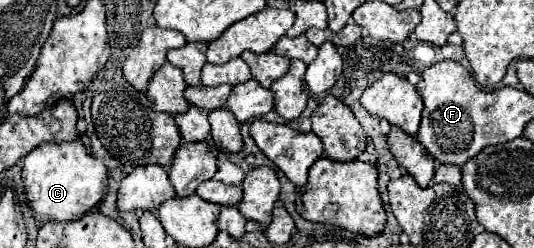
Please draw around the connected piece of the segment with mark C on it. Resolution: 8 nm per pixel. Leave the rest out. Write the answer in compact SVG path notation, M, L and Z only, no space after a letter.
M80 139L60 145L40 145L22 161L22 183L26 199L38 223L74 221L94 209L106 193L108 171L102 161L92 157Z

